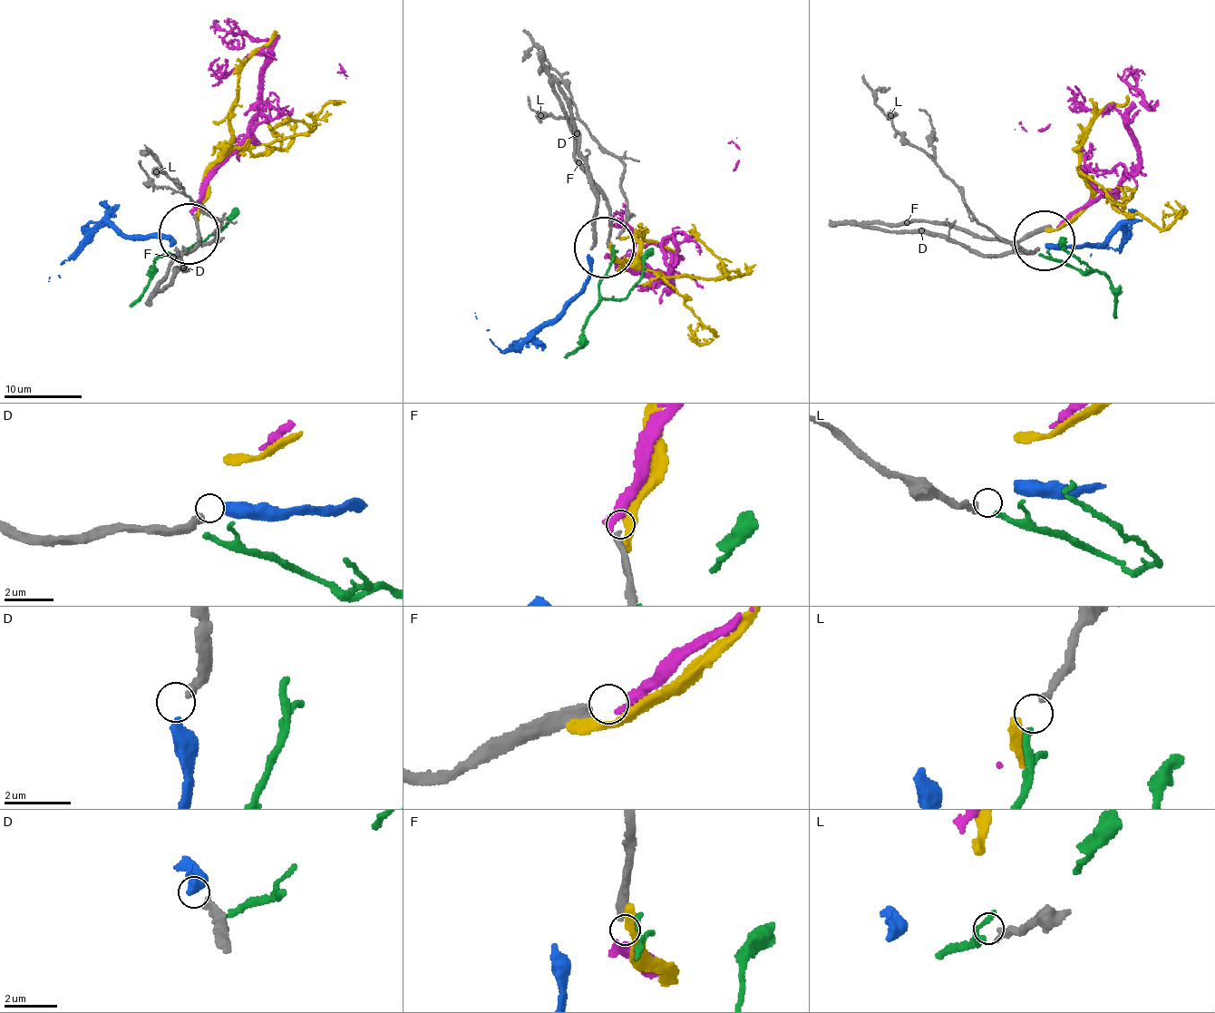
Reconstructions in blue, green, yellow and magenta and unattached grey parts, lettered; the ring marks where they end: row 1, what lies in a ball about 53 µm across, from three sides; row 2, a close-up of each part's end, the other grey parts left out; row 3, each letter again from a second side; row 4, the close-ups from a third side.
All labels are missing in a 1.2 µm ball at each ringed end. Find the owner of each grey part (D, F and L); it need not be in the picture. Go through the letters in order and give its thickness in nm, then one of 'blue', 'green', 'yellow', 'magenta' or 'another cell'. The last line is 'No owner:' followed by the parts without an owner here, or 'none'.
D: 300 nm | blue
F: 320 nm | magenta
L: 260 nm | another cell
No owner: L

